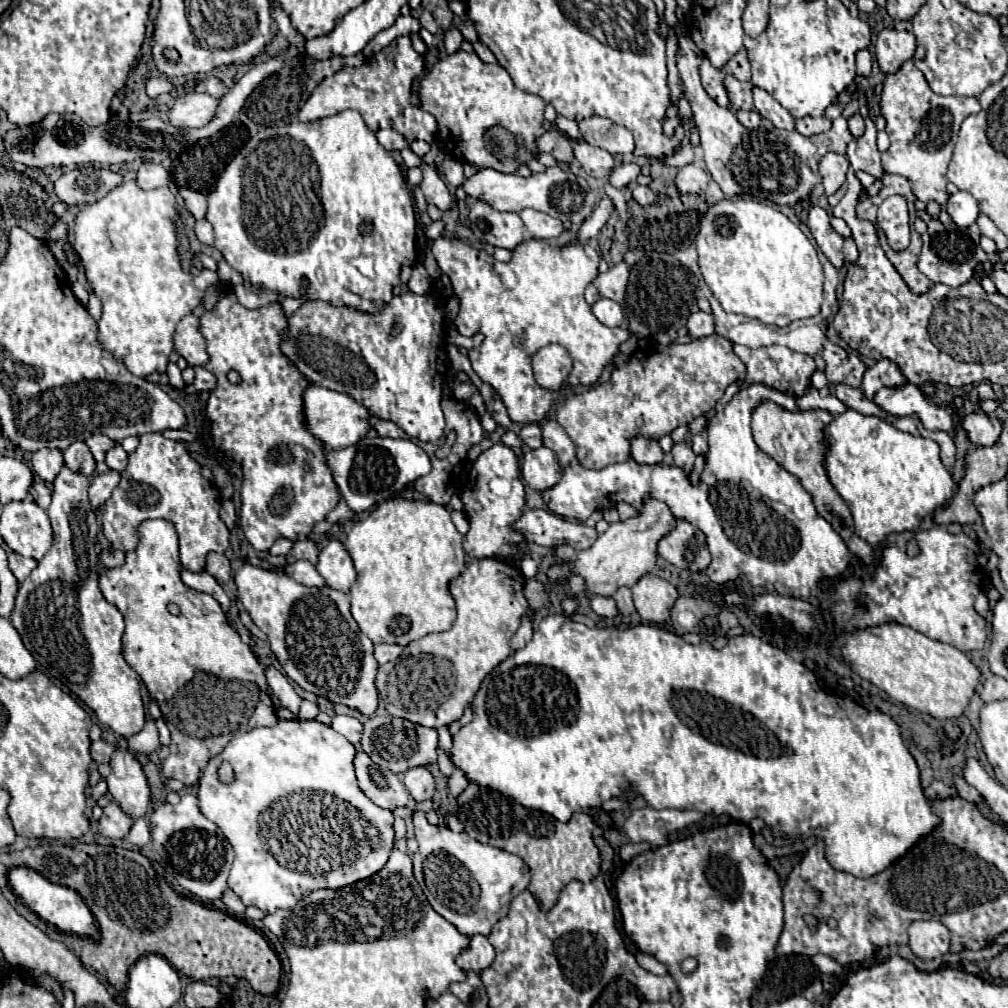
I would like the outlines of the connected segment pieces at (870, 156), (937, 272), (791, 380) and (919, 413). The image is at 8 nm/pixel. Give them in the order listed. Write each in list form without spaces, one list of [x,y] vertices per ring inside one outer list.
[[[861,92],[859,96],[859,104],[861,104],[861,116],[865,118],[865,134],[861,138],[851,140],[849,148],[847,148],[847,158],[851,162],[853,170],[863,170],[873,174],[875,178],[883,176],[883,168],[881,168],[881,154],[877,150],[877,130],[873,120],[869,118],[869,106],[867,106],[867,96],[865,92]]]
[[[917,212],[917,216],[927,222],[927,232],[923,234],[923,250],[917,266],[929,280],[957,288],[973,276],[973,270],[979,262],[991,258],[979,246],[979,234],[971,234],[969,228],[957,228],[955,224],[945,226],[939,220],[933,220],[927,212]]]
[[[735,344],[735,354],[747,366],[747,378],[743,382],[745,388],[751,386],[751,384],[763,384],[763,386],[775,388],[775,390],[791,394],[791,396],[805,396],[811,388],[811,374],[817,370],[815,360],[811,356],[793,352],[791,348],[779,346],[779,344],[765,346],[765,348],[755,348],[755,350]]]
[[[905,382],[895,388],[883,388],[875,394],[873,402],[897,418],[917,416],[927,430],[951,430],[951,406],[933,404],[915,384]]]

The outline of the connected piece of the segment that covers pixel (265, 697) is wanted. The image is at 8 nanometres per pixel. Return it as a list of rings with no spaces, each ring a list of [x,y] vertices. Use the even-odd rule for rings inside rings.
[[[163,518],[143,520],[139,524],[137,548],[125,554],[125,562],[121,566],[99,572],[99,588],[105,600],[115,604],[125,618],[125,662],[141,676],[149,696],[159,704],[163,718],[169,722],[167,728],[171,732],[171,754],[161,764],[165,778],[175,778],[185,786],[193,786],[199,782],[207,762],[221,754],[235,736],[241,736],[257,726],[277,724],[263,666],[257,662],[251,648],[227,622],[227,614],[213,596],[197,592],[181,582],[179,540],[173,522]],[[171,606],[177,606],[179,614],[171,614]]]

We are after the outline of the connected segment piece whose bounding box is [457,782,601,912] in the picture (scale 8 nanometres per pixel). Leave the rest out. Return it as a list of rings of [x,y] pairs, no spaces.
[[[469,784],[469,788],[459,796],[457,800],[457,812],[459,812],[459,818],[463,820],[465,824],[465,832],[483,842],[483,844],[491,844],[495,848],[503,848],[507,852],[513,852],[517,856],[521,856],[529,868],[531,868],[531,884],[529,884],[529,892],[539,900],[541,908],[547,912],[553,908],[553,904],[557,902],[559,898],[559,892],[571,882],[571,880],[579,880],[579,882],[591,882],[597,874],[599,874],[599,866],[601,866],[601,854],[599,854],[599,848],[595,846],[593,842],[593,828],[595,828],[595,822],[591,816],[579,812],[575,814],[567,824],[555,820],[551,814],[545,814],[541,810],[529,810],[513,800],[509,800],[507,796],[499,794],[497,790],[491,790],[491,788],[481,788],[479,784]]]

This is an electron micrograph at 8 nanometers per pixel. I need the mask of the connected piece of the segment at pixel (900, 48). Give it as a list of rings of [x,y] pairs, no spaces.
[[[885,28],[879,32],[875,42],[875,56],[883,74],[897,72],[903,62],[911,60],[915,54],[915,36],[911,32],[899,32],[895,28]]]

